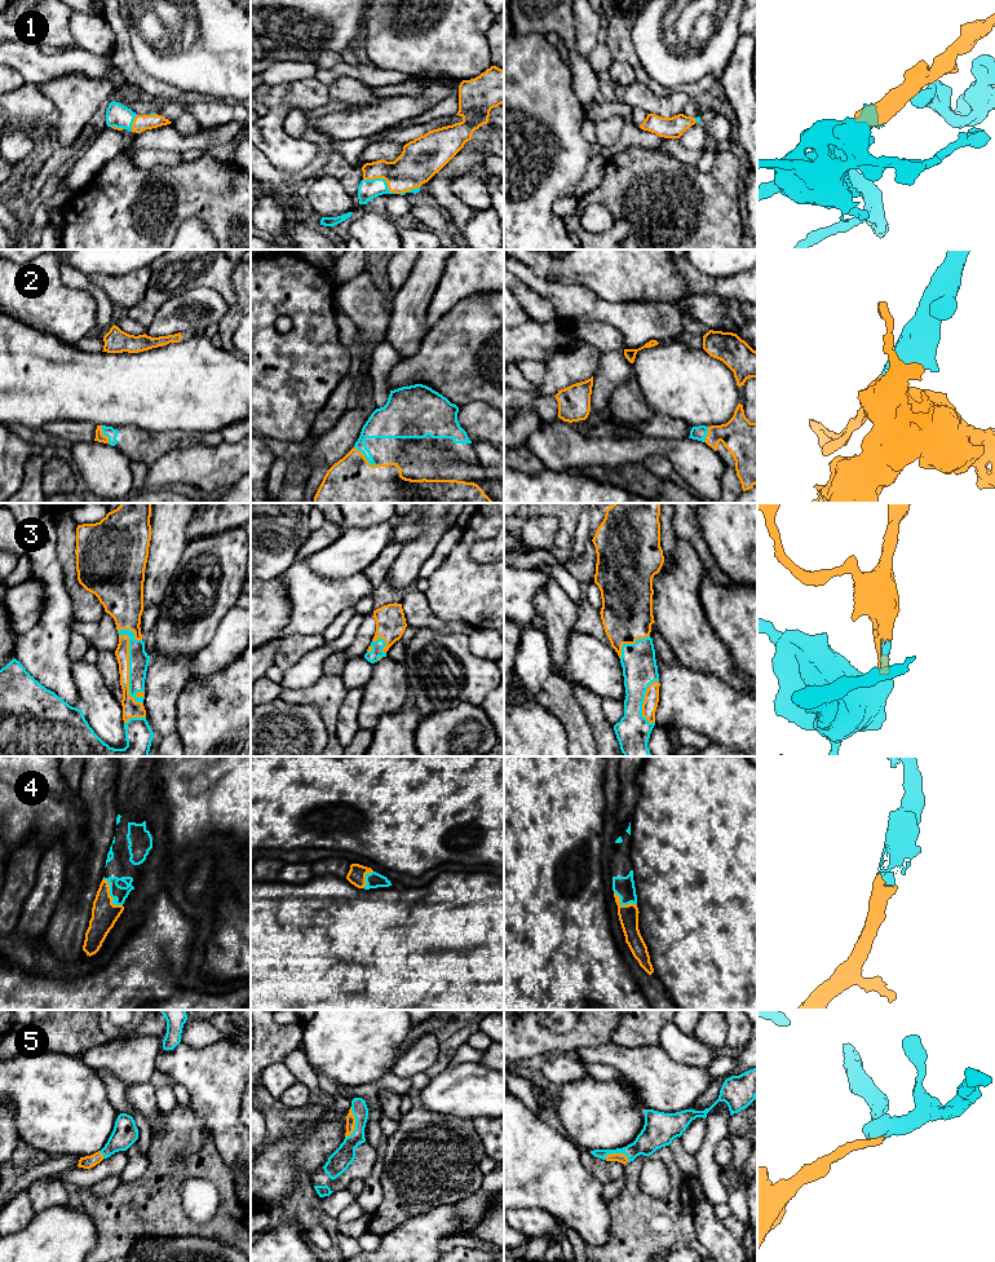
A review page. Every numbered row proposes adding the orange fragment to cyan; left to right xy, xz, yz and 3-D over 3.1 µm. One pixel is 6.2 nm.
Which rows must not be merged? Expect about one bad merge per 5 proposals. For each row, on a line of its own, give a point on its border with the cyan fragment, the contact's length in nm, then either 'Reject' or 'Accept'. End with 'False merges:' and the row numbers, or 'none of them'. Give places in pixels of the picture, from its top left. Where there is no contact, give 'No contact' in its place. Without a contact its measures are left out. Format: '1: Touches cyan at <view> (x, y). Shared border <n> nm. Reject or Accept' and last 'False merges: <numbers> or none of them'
1: Touches cyan at xz (383, 179). Shared border 240 nm. Accept
2: Touches cyan at xz (365, 457). Shared border 180 nm. Accept
3: Touches cyan at xy (129, 667). Shared border 460 nm. Accept
4: Touches cyan at xy (110, 895). Shared border 200 nm. Accept
5: Touches cyan at xz (356, 1122). Shared border 200 nm. Accept
False merges: none of them

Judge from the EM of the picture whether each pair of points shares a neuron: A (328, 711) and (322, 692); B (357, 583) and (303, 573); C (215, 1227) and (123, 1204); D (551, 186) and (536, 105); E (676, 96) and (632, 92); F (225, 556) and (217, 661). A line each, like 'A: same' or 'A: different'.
A: same
B: same
C: same
D: same
E: same
F: different

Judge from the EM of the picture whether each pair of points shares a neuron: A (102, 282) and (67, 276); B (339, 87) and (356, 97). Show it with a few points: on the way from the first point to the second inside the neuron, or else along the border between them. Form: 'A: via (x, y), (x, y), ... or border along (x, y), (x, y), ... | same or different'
A: border along (85, 276), (111, 300) | different
B: via (343, 88), (352, 93) | same

